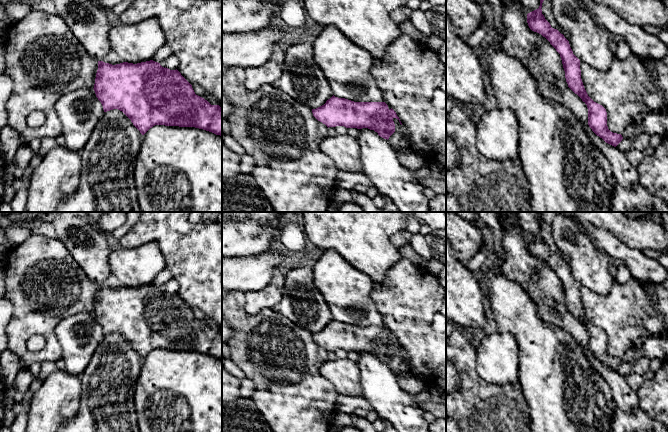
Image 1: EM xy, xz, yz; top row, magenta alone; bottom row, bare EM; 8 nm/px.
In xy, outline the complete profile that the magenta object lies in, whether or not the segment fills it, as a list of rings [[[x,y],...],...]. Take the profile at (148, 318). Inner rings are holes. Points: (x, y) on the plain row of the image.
[[[153,284],[137,288],[123,286],[112,289],[98,285],[94,315],[101,326],[104,336],[118,333],[144,359],[155,349],[195,351],[222,360],[222,331],[211,329],[207,324],[195,318],[192,309],[176,294],[164,292]]]

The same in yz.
[[[541,212],[538,221],[540,223],[539,232],[527,238],[529,252],[545,261],[560,278],[568,311],[587,329],[589,351],[606,367],[616,371],[622,365],[622,359],[613,357],[608,353],[606,333],[594,326],[584,312],[581,303],[580,284],[573,278],[569,265],[557,253],[552,252],[542,238],[544,220]]]

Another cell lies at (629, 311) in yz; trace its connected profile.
[[[668,277],[660,283],[640,282],[631,278],[627,283],[615,281],[607,295],[600,295],[580,285],[581,303],[588,320],[602,329],[607,336],[608,353],[617,358],[623,358],[626,351],[639,344],[643,336],[668,336]]]

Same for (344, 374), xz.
[[[348,358],[327,360],[321,363],[320,373],[346,396],[363,397],[358,364]]]

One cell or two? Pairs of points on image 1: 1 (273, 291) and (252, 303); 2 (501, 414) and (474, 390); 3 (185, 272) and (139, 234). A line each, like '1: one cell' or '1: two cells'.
1: one cell
2: one cell
3: one cell

